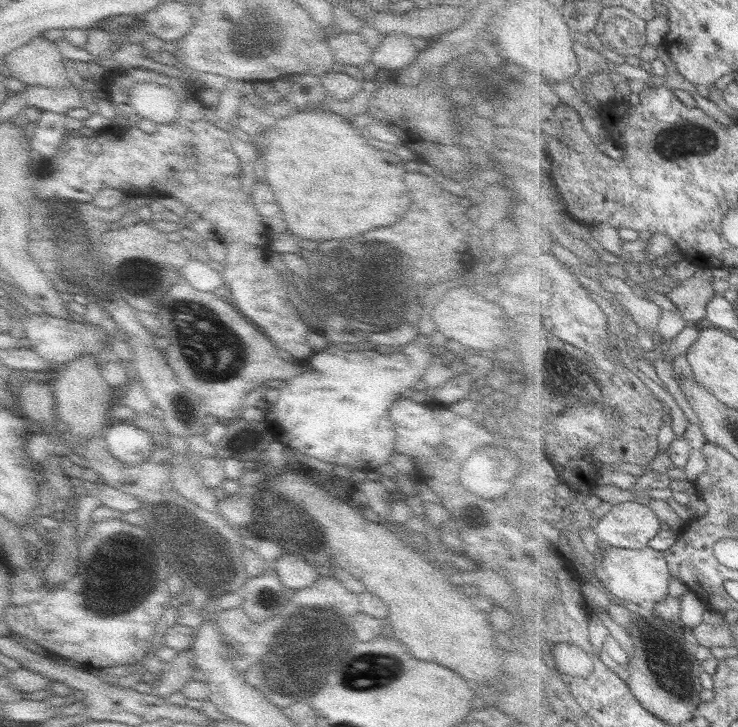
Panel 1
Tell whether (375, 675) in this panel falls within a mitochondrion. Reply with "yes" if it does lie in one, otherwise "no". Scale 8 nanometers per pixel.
yes

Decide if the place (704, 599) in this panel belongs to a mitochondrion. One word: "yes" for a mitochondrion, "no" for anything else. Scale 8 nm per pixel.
no

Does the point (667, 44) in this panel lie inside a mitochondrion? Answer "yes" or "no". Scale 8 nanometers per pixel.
no

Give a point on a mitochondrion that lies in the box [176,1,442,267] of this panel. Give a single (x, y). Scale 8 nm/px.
(253, 33)

